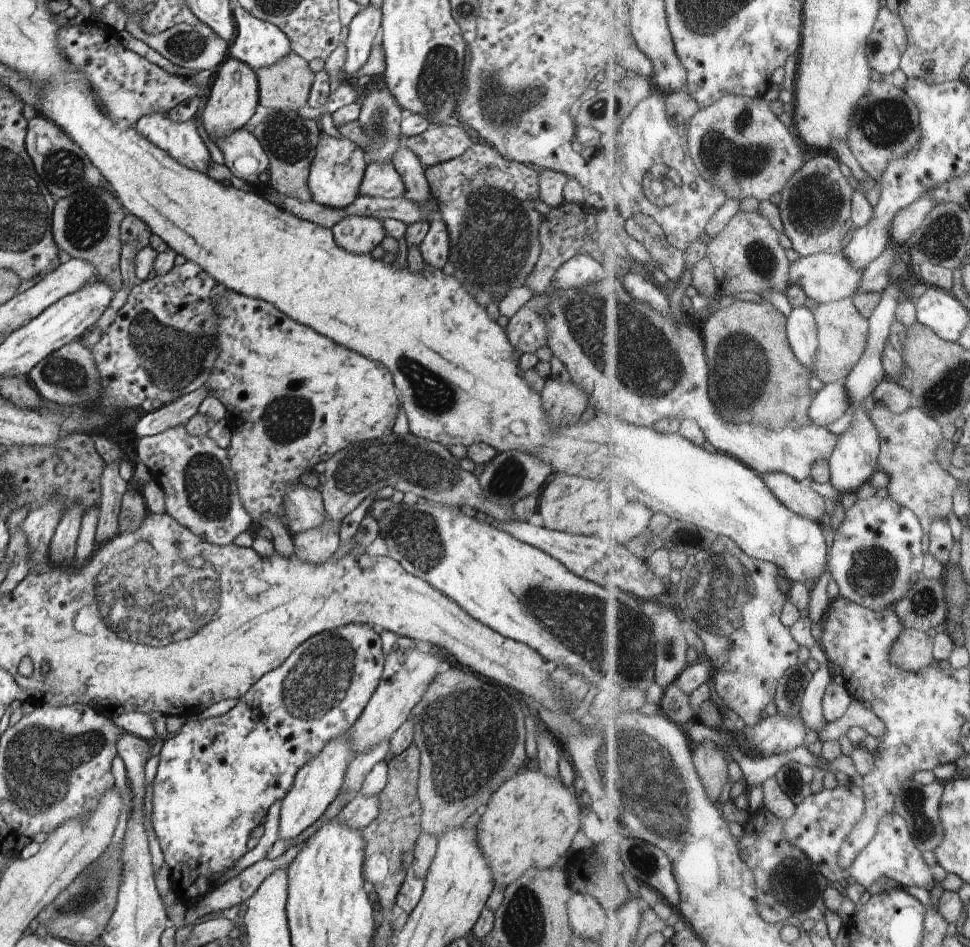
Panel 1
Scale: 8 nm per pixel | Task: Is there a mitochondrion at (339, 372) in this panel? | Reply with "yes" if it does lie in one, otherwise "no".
no

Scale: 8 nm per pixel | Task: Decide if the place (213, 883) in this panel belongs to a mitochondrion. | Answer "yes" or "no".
no

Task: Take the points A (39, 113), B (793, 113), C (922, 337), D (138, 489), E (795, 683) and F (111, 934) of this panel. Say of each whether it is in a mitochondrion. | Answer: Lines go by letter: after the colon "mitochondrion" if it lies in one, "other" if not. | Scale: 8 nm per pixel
A: other
B: other
C: other
D: other
E: mitochondrion
F: other

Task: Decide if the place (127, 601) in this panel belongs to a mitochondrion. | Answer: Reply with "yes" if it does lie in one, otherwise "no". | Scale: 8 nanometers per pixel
yes

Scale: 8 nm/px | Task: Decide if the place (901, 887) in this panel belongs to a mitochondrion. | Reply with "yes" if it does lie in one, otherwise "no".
no

